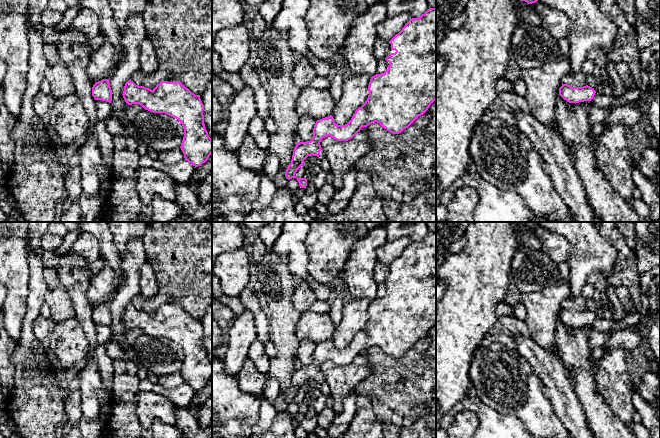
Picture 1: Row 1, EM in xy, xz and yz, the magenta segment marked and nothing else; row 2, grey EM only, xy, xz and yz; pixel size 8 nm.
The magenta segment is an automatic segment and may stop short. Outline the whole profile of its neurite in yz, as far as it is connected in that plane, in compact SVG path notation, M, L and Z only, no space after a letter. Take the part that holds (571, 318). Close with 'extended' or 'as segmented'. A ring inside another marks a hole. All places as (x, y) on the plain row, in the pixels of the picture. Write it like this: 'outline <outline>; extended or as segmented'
outline M562 307L562 310L559 312L559 319L569 327L591 325L595 317L596 315L588 309L583 311L572 311Z; as segmented

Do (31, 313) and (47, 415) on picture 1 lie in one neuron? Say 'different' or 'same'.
same

